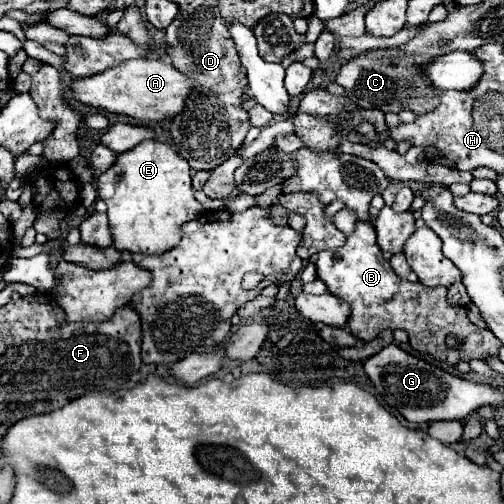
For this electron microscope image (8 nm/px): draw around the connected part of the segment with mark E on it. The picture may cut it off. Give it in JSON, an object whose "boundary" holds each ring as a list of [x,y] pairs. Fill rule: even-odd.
{"boundary":[[[146,140],[132,148],[130,152],[124,152],[118,156],[116,164],[108,168],[104,174],[96,178],[96,190],[98,198],[102,198],[108,206],[108,222],[110,222],[110,234],[114,240],[114,248],[120,252],[132,252],[132,254],[164,254],[170,248],[178,246],[182,236],[182,226],[190,220],[196,220],[204,212],[202,204],[194,198],[192,182],[190,182],[190,166],[184,158],[180,158],[168,144],[158,140]]]}

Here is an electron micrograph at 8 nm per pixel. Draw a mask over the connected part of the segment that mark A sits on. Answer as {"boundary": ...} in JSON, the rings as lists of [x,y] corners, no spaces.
{"boundary":[[[150,58],[126,60],[124,64],[112,66],[100,74],[76,78],[70,84],[70,90],[78,102],[110,114],[124,114],[138,120],[164,120],[176,116],[180,108],[184,108],[184,100],[188,98],[190,88],[192,80],[188,80],[182,72],[162,60]]]}

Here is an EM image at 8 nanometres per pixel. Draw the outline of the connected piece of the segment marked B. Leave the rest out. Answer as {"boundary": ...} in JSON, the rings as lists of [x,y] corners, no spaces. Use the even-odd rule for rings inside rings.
{"boundary":[[[358,222],[352,236],[348,236],[344,248],[320,252],[318,260],[316,260],[316,268],[318,268],[318,278],[328,286],[328,290],[334,296],[350,302],[352,316],[350,316],[348,328],[356,338],[360,338],[364,342],[374,340],[382,330],[400,328],[408,334],[410,346],[416,352],[428,354],[428,356],[432,356],[440,362],[446,362],[450,366],[456,366],[460,360],[470,362],[470,360],[486,360],[486,358],[496,358],[498,356],[498,350],[502,346],[500,340],[496,342],[496,336],[492,336],[490,330],[478,330],[468,320],[466,308],[450,308],[448,302],[446,302],[446,288],[424,288],[420,282],[408,282],[408,280],[402,280],[394,274],[392,266],[388,264],[388,260],[384,260],[384,256],[380,252],[380,246],[376,244],[376,232],[374,232],[374,226],[370,222]],[[450,334],[454,334],[458,338],[464,338],[460,348],[446,346],[446,336],[450,336]]]}

